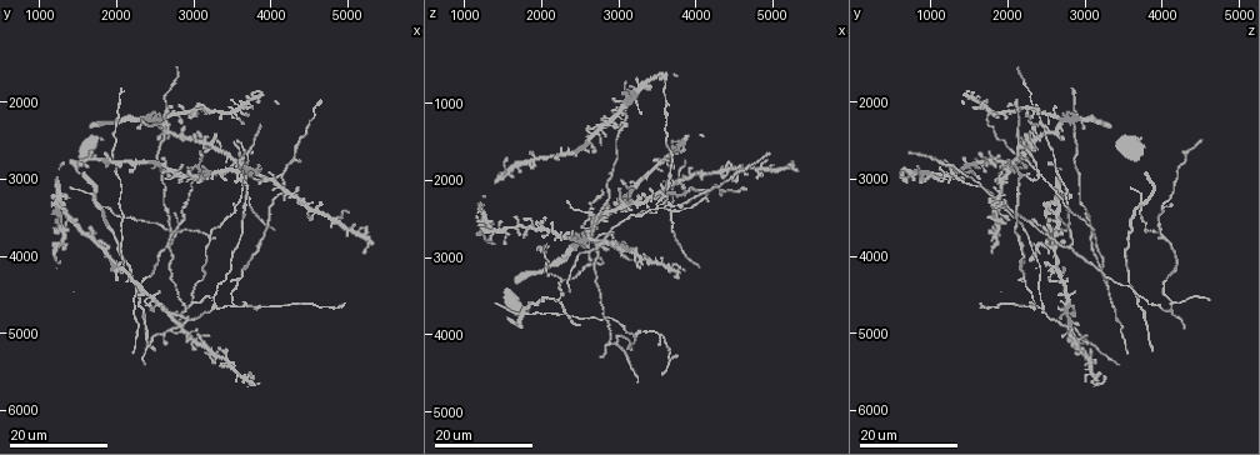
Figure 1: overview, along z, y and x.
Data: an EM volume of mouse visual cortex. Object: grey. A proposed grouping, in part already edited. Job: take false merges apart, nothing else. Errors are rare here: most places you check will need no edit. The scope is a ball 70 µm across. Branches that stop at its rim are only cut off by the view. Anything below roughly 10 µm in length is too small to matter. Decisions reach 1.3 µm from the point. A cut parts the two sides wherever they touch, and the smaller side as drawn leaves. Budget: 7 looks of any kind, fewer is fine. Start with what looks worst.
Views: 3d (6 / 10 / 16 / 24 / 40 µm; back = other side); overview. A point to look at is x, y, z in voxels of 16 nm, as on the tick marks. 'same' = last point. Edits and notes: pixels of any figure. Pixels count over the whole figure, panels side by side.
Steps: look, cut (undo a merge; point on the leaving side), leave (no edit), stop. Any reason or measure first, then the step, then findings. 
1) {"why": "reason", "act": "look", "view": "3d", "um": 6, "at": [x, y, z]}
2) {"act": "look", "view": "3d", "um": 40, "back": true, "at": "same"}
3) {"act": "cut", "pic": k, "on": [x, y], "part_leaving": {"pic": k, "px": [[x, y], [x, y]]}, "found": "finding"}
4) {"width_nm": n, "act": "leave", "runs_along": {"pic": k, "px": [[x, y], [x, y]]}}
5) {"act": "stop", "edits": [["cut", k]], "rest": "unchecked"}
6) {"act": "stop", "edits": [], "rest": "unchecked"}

{"why": "four or more arms meet", "act": "look", "view": "3d", "um": 16, "at": [3200, 3700, 3950]}

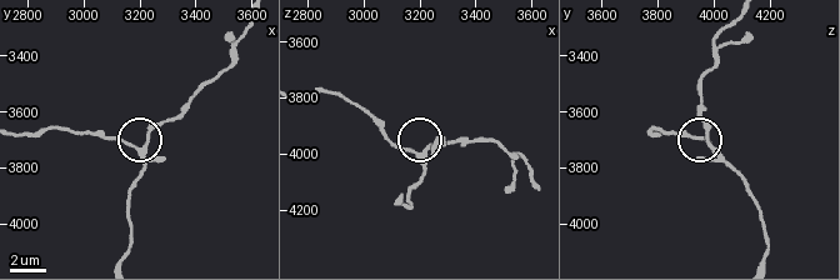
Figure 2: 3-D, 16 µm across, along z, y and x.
{"act": "look", "view": "3d", "um": 10, "at": [3200, 3730, 4000]}

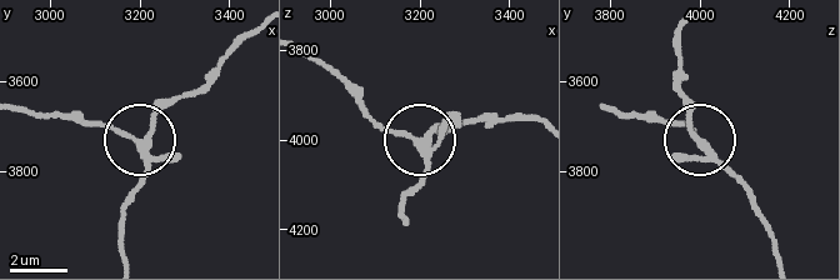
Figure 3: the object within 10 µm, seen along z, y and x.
{"width_nm": 200, "act": "leave", "runs_along": {"pic": 3, "px": [[408, 221], [400, 203], [420, 179], [425, 143], [470, 121]]}, "found": "continuous, no second neuron"}

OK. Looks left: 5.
{"why": "three-way junction", "act": "look", "view": "3d", "um": 16, "at": [3500, 4650, 2400]}

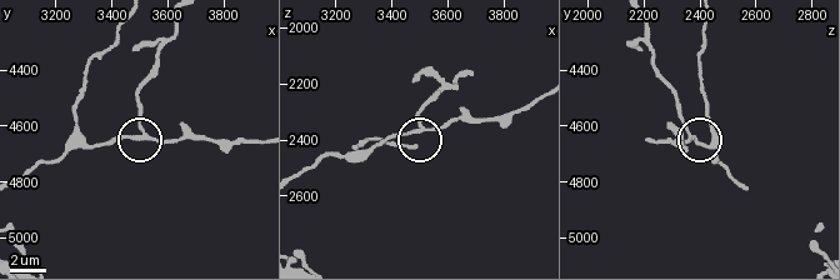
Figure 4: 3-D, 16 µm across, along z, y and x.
{"why": "closer look", "act": "look", "view": "3d", "um": 6, "at": [3510, 4640, 2370]}

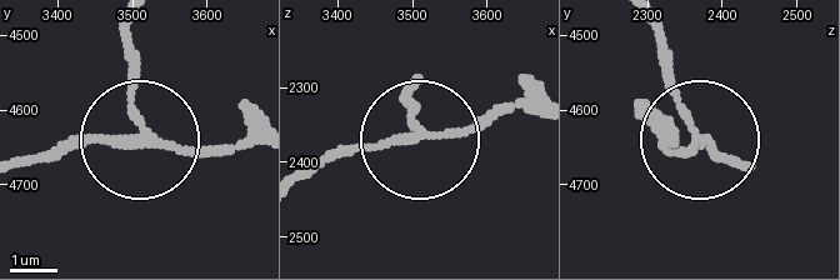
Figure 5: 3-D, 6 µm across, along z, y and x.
{"why": "other side", "act": "look", "view": "3d", "um": 6, "back": true, "at": [3505, 4640, 2365]}

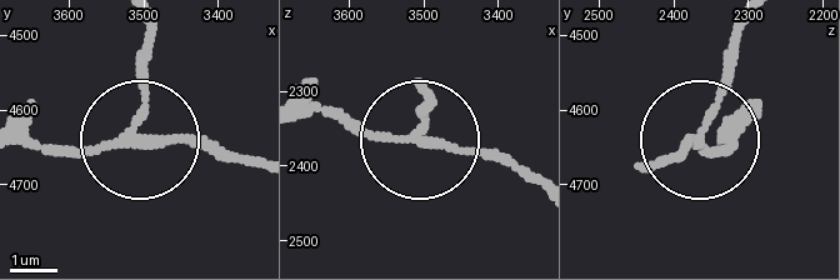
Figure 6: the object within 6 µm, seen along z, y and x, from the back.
{"act": "cut", "pic": 6, "on": [139, 69], "part_leaving": {"pic": 6, "px": [[124, 134], [148, 90], [148, 30]]}, "found": "a second neuron is stuck on"}

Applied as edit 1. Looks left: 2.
{"act": "stop", "edits": [["cut", 6]], "rest": "unchecked"}

